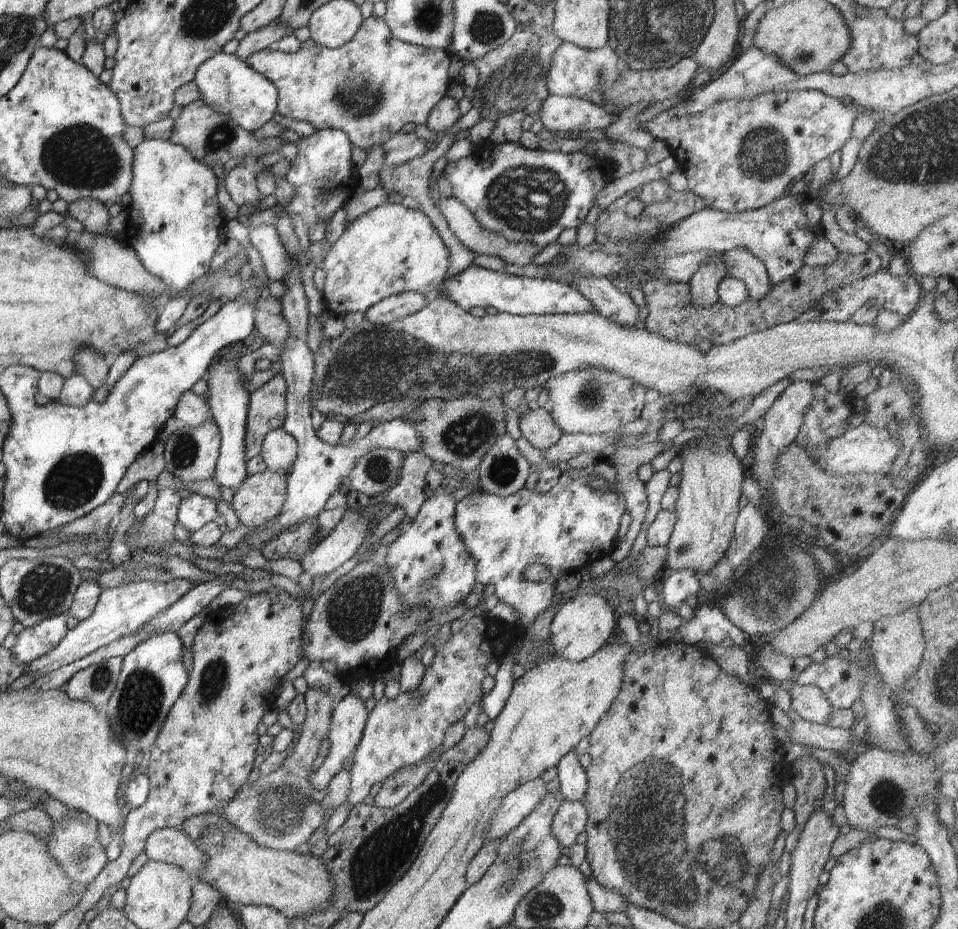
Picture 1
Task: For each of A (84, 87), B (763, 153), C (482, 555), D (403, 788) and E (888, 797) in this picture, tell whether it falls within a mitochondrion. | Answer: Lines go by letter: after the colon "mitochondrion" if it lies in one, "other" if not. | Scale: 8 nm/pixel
A: other
B: mitochondrion
C: other
D: mitochondrion
E: mitochondrion

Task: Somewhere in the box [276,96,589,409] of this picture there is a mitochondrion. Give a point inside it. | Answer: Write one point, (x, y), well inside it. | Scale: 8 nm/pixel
(527, 198)

